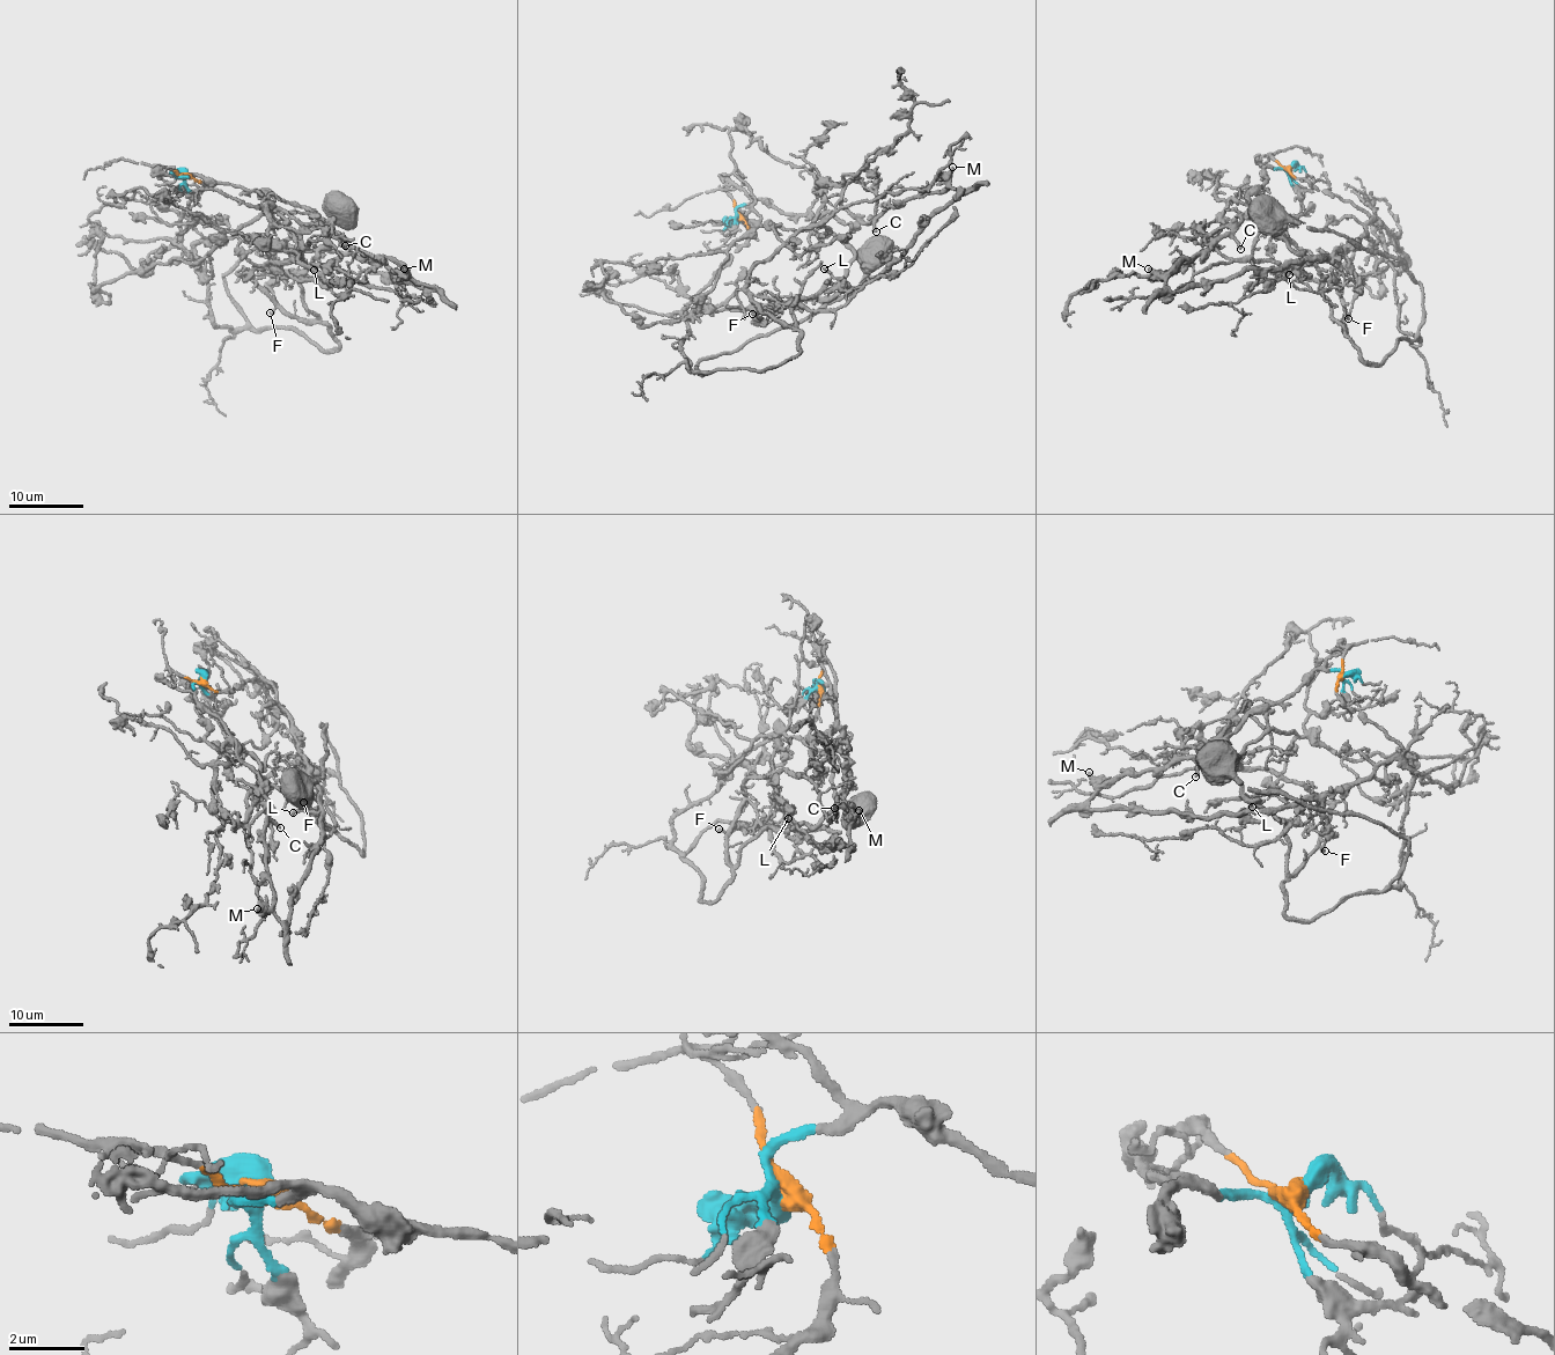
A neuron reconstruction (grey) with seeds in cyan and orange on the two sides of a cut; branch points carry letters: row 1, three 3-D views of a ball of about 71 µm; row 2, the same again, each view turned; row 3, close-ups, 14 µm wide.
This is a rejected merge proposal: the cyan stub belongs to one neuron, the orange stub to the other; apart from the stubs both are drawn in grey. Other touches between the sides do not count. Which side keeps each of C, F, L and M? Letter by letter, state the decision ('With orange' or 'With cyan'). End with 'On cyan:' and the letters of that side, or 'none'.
C: With cyan
F: With cyan
L: With cyan
M: With cyan
On cyan: C, F, L, M

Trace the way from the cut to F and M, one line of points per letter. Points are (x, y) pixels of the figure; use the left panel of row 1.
F: (184, 175), (309, 207), (355, 248), (398, 260), (422, 284), (395, 277), (384, 263), (277, 245), (270, 313)
M: (184, 175), (272, 191), (309, 207), (355, 248), (402, 262), (405, 269)

